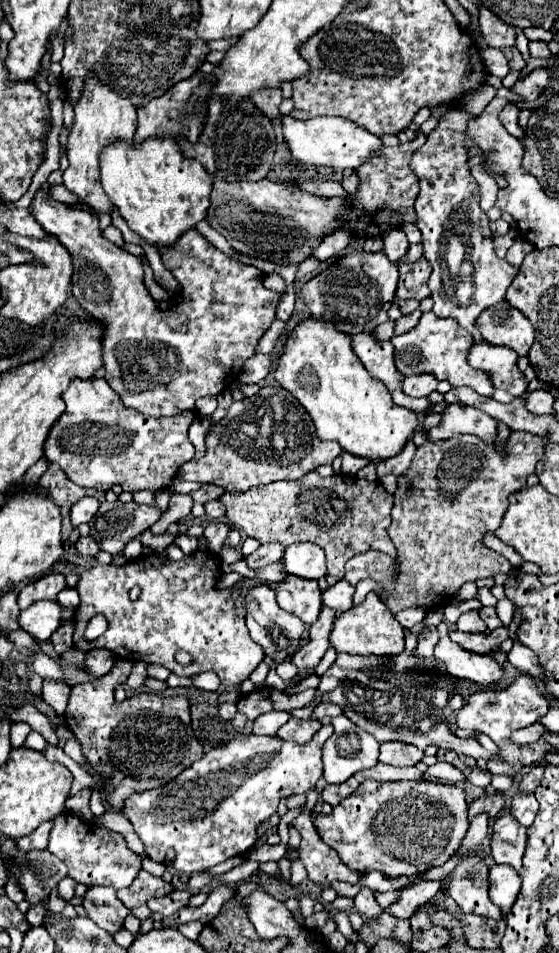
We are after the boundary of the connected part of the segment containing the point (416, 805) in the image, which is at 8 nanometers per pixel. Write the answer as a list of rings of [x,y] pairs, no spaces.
[[[362,782],[360,788],[334,806],[330,814],[314,814],[314,826],[320,838],[332,846],[342,862],[360,874],[378,870],[384,876],[416,876],[432,866],[442,866],[460,846],[468,830],[466,792],[458,786],[420,782]]]

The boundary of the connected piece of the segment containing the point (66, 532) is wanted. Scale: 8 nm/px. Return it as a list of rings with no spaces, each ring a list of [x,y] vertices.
[[[48,462],[48,470],[42,474],[42,478],[38,480],[38,488],[46,490],[46,496],[60,508],[62,512],[62,542],[66,544],[66,540],[72,534],[72,522],[70,522],[70,506],[80,500],[82,496],[94,496],[96,500],[104,500],[104,492],[96,492],[96,490],[88,490],[82,486],[72,484],[66,474],[58,468],[58,464]]]

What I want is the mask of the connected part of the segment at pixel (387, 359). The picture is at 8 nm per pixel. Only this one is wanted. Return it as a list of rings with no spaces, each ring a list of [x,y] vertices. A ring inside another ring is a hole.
[[[356,334],[352,336],[352,348],[356,356],[360,356],[366,370],[382,380],[386,388],[390,390],[394,402],[398,406],[404,406],[420,416],[426,416],[428,408],[432,406],[430,398],[410,398],[402,392],[402,372],[396,372],[394,364],[394,346],[392,342],[378,342],[372,334]]]

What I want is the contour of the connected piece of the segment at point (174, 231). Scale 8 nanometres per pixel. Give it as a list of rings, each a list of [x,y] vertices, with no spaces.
[[[150,138],[142,144],[134,144],[132,148],[128,144],[110,144],[104,148],[100,156],[102,164],[102,188],[108,194],[110,202],[118,208],[120,216],[128,222],[130,230],[134,230],[138,236],[142,236],[148,244],[152,244],[156,250],[172,248],[178,238],[194,228],[200,220],[206,218],[206,212],[210,208],[210,192],[212,192],[212,176],[204,170],[204,166],[198,160],[184,158],[170,138]]]

